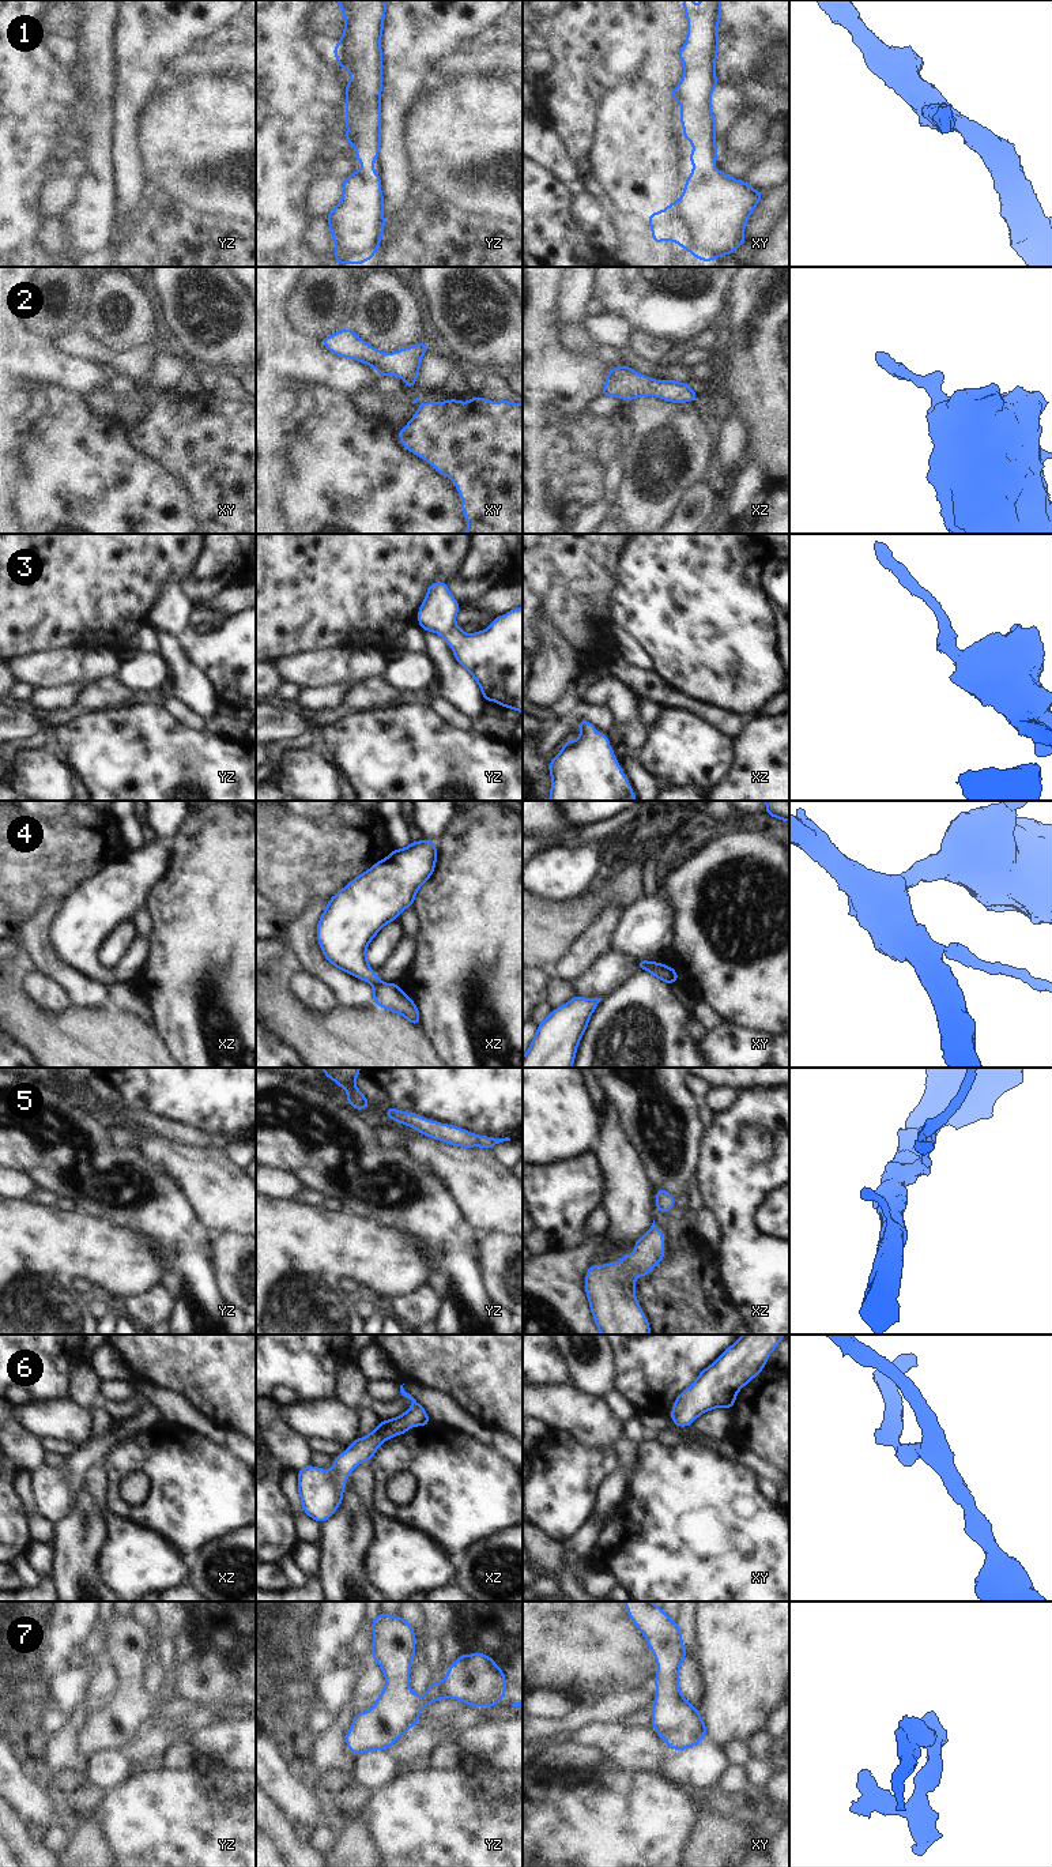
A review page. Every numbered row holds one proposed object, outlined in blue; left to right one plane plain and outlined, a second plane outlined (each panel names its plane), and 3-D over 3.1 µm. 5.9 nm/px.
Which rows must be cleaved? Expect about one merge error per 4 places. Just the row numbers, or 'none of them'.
4

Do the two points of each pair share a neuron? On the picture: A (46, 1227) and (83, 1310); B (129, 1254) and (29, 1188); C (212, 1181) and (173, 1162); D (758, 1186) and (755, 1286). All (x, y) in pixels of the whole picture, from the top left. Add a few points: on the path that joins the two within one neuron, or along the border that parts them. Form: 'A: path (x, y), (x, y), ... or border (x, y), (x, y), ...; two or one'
A: path (46, 1248), (46, 1275), (63, 1291); one
B: border (14, 1197), (29, 1200); two
C: path (203, 1174), (183, 1163); one
D: path (745, 1211), (745, 1254), (750, 1261); one

